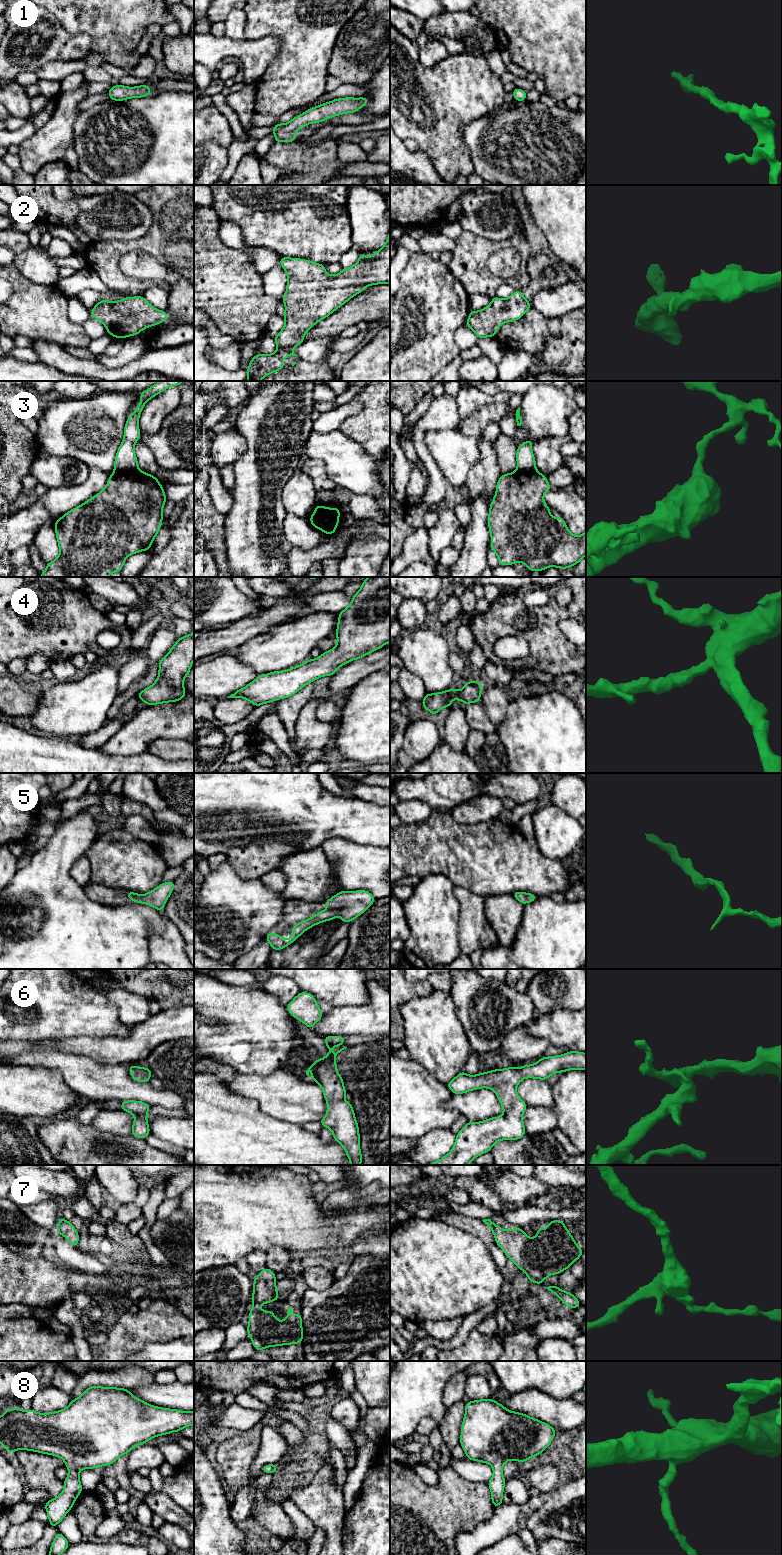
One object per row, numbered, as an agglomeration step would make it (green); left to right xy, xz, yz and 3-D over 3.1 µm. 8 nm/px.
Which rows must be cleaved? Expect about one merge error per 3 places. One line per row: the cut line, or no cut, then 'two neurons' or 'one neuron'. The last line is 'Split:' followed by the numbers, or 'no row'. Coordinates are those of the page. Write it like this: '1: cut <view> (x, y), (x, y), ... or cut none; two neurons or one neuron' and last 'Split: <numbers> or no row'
1: cut none; one neuron
2: cut none; one neuron
3: cut xy (137, 467), (131, 470), (115, 471); two neurons
4: cut none; one neuron
5: cut none; one neuron
6: cut none; one neuron
7: cut none; one neuron
8: cut none; one neuron
Split: 3

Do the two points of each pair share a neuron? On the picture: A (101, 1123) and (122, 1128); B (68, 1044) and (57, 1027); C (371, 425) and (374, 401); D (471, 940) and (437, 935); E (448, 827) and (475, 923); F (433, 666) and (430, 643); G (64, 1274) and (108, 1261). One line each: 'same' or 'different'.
A: same
B: different
C: same
D: different
E: different
F: same
G: different

